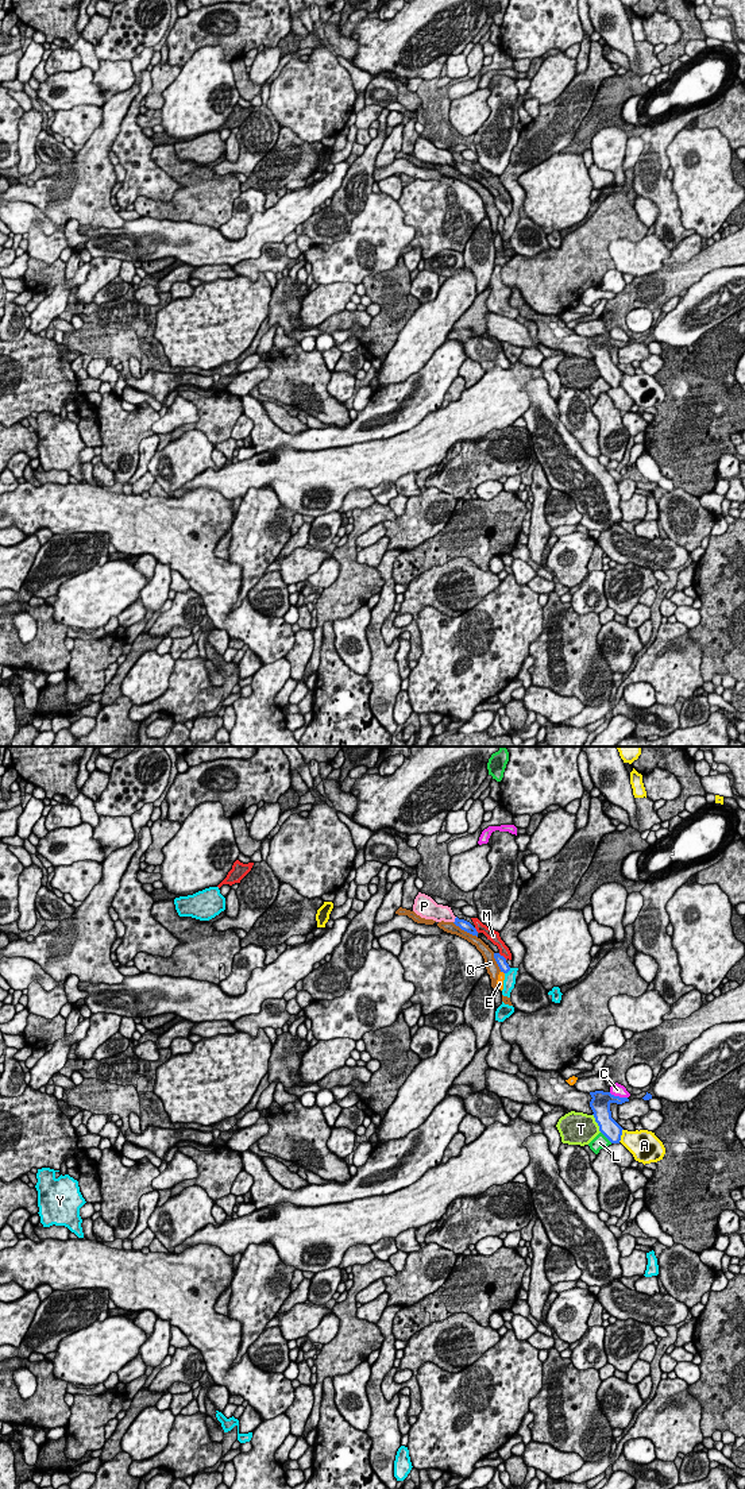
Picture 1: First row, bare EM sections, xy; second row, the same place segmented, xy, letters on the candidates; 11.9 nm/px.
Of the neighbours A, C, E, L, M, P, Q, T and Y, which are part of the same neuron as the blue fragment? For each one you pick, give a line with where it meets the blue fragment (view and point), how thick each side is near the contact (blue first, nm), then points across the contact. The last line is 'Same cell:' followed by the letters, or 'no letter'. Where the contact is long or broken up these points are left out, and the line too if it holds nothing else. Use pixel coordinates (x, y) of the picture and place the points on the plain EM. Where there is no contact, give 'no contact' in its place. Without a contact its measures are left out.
Same cell: no letter

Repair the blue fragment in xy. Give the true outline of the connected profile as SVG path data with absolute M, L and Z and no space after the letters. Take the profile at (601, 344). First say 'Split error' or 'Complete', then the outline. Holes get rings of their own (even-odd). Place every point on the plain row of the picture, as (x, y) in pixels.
Complete. M603 335L590 336L590 339L592 342L590 346L590 351L594 356L592 359L595 362L595 366L599 370L599 375L611 387L619 387L624 373L611 362L610 348L622 348L625 346L629 346L629 343L614 340L610 336Z

